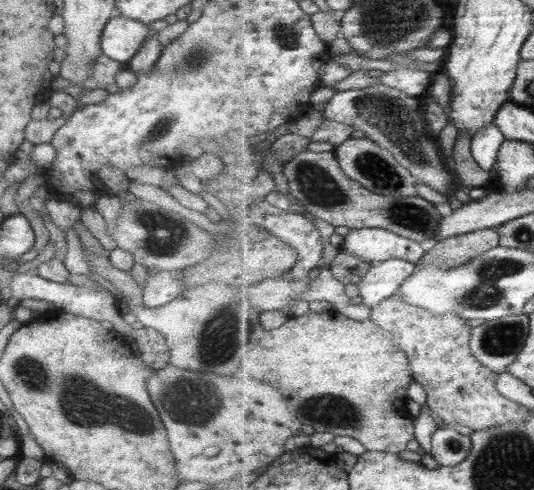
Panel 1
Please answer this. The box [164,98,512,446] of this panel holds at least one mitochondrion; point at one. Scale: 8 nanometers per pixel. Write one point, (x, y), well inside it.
(225, 330)

